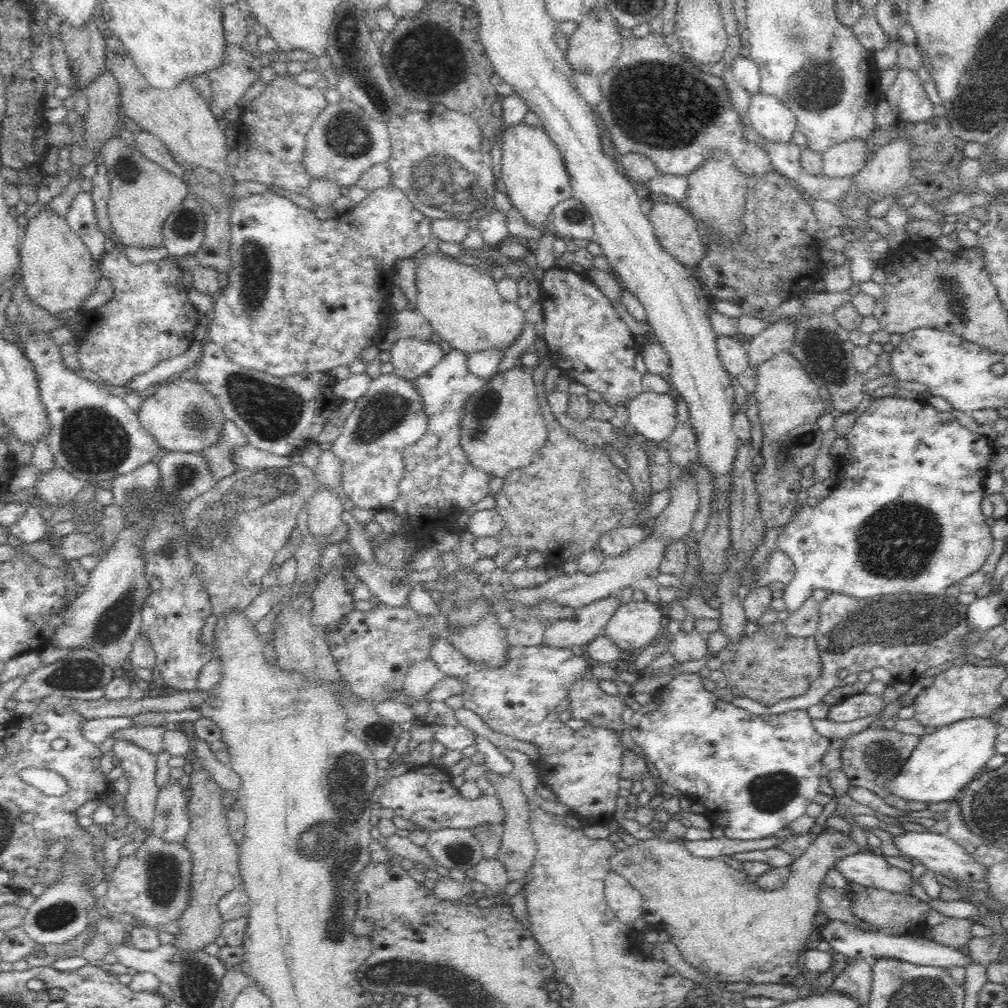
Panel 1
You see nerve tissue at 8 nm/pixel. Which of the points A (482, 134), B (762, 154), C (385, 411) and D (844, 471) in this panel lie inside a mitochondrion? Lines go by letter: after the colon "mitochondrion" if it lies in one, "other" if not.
A: other
B: other
C: mitochondrion
D: other

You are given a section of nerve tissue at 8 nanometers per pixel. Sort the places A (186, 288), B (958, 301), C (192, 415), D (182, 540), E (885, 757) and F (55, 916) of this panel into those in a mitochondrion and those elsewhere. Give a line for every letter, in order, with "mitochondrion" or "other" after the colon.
A: other
B: mitochondrion
C: mitochondrion
D: mitochondrion
E: mitochondrion
F: mitochondrion

